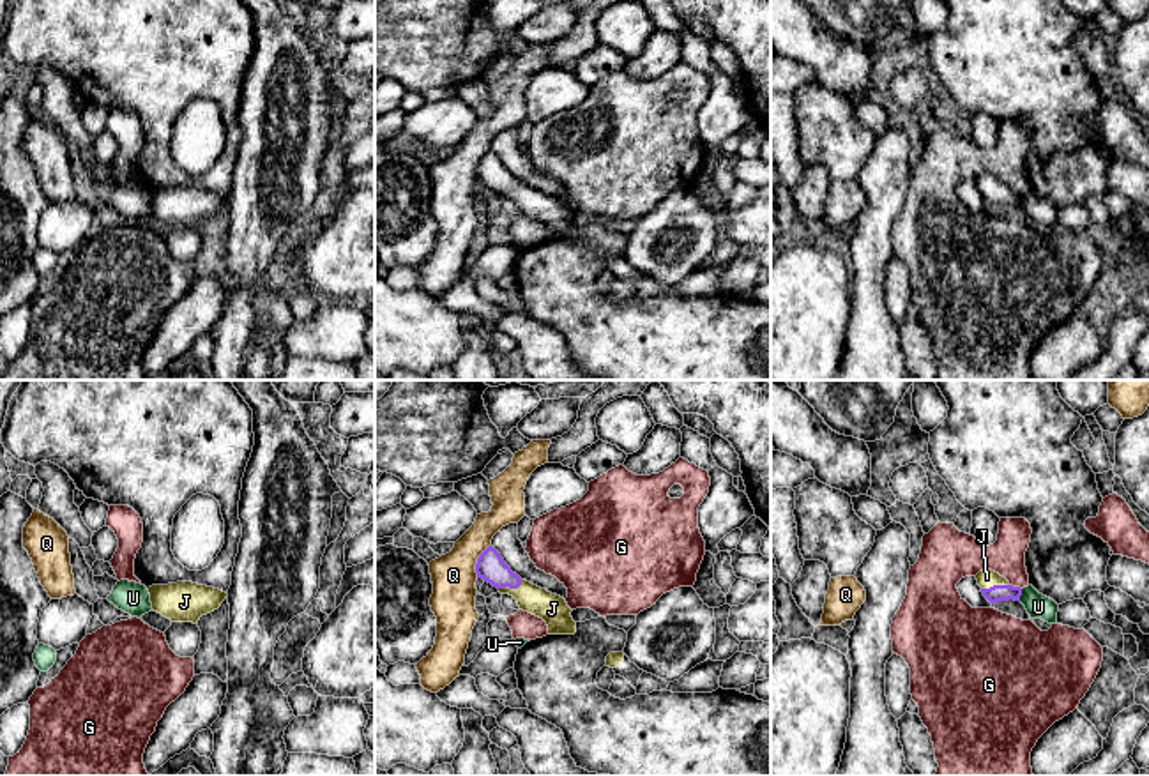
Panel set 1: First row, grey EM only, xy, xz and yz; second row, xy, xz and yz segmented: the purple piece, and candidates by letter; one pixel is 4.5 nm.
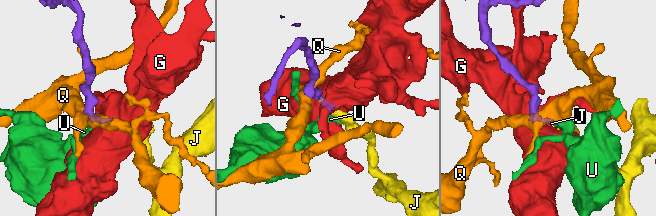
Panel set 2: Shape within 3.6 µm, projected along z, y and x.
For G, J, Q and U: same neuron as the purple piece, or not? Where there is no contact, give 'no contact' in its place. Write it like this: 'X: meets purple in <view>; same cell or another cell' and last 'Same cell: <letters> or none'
G: meets purple in yz; another cell
J: meets purple in yz; same cell
Q: meets purple in xz; another cell
U: meets purple in yz; another cell
Same cell: J

